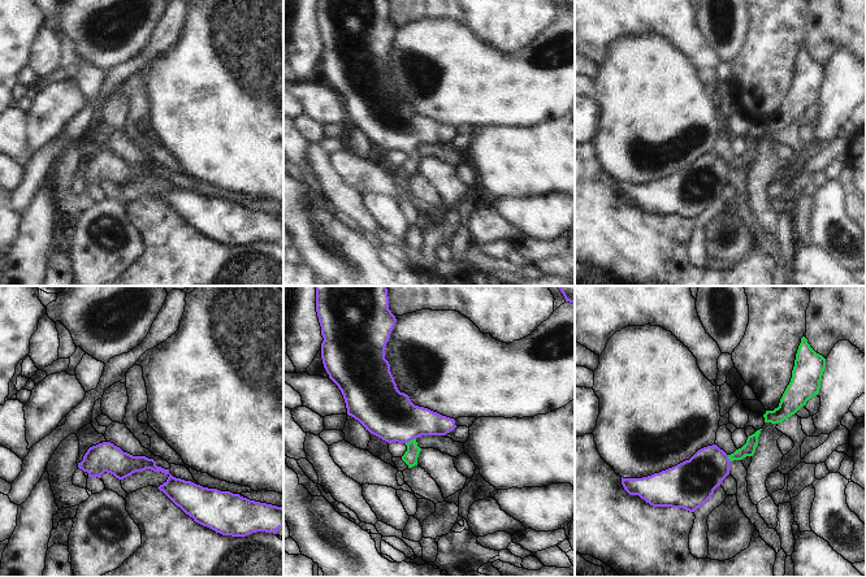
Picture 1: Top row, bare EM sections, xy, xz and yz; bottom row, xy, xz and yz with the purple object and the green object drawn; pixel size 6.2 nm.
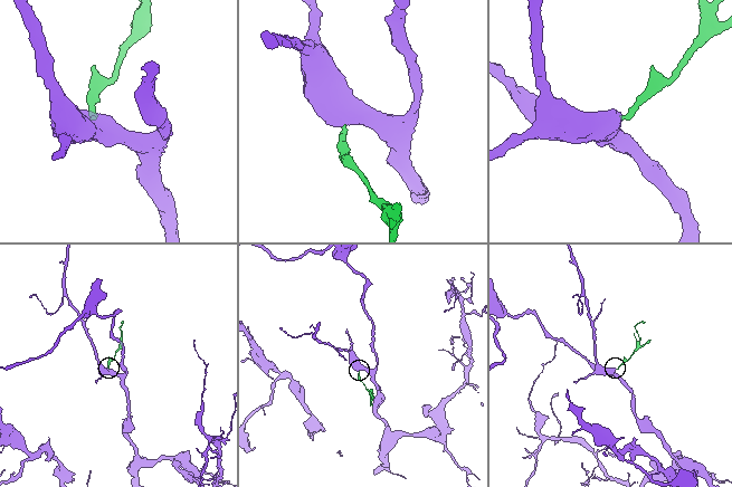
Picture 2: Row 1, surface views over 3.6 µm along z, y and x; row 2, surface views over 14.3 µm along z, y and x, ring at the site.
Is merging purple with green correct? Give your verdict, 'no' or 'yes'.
yes

